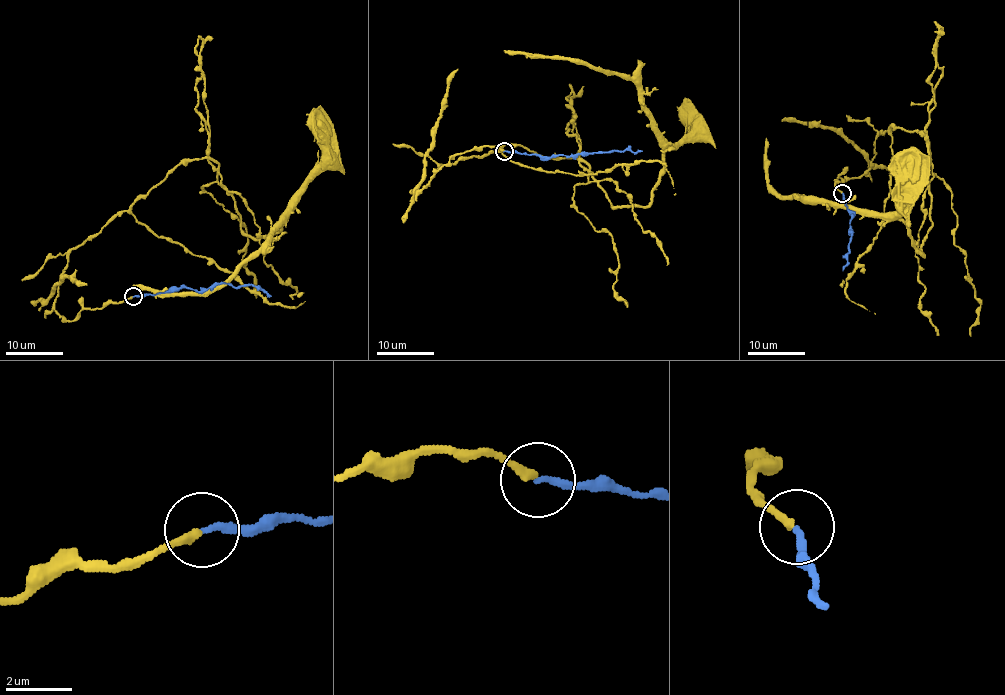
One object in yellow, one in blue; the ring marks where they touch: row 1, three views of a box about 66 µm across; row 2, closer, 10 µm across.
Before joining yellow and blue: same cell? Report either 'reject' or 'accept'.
accept

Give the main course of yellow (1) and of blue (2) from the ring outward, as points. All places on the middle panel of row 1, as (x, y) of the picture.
1: (503, 150), (425, 187), (506, 144), (639, 206), (662, 166), (631, 79), (503, 50)
2: (503, 150), (550, 157), (642, 150)

